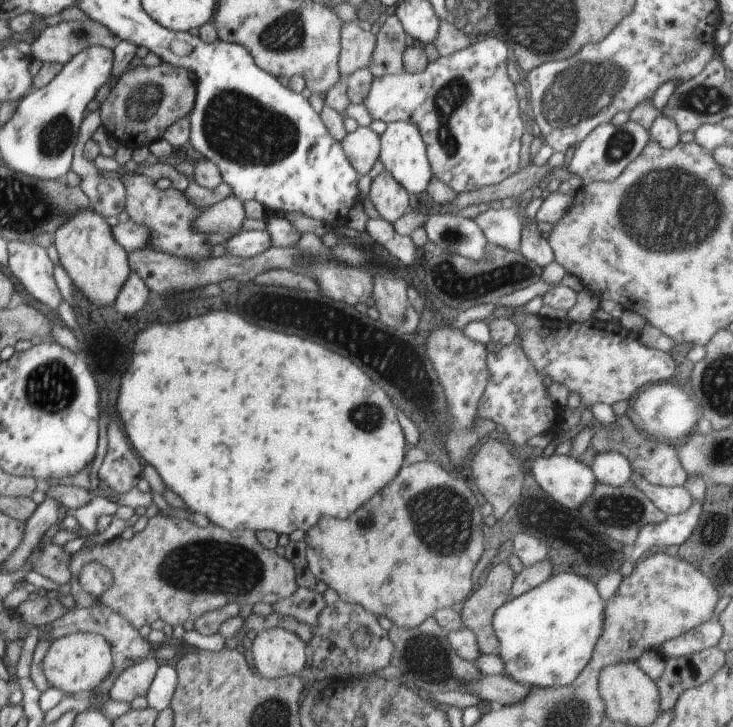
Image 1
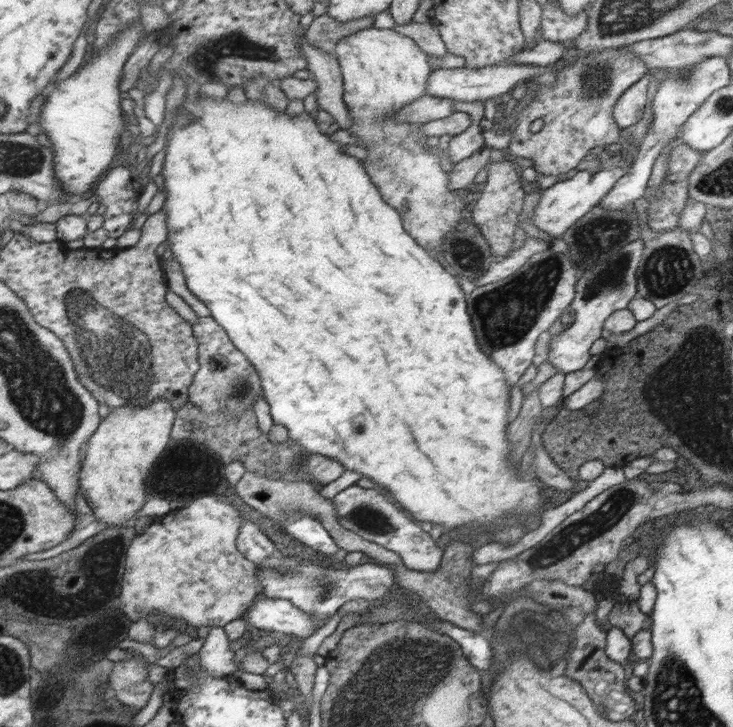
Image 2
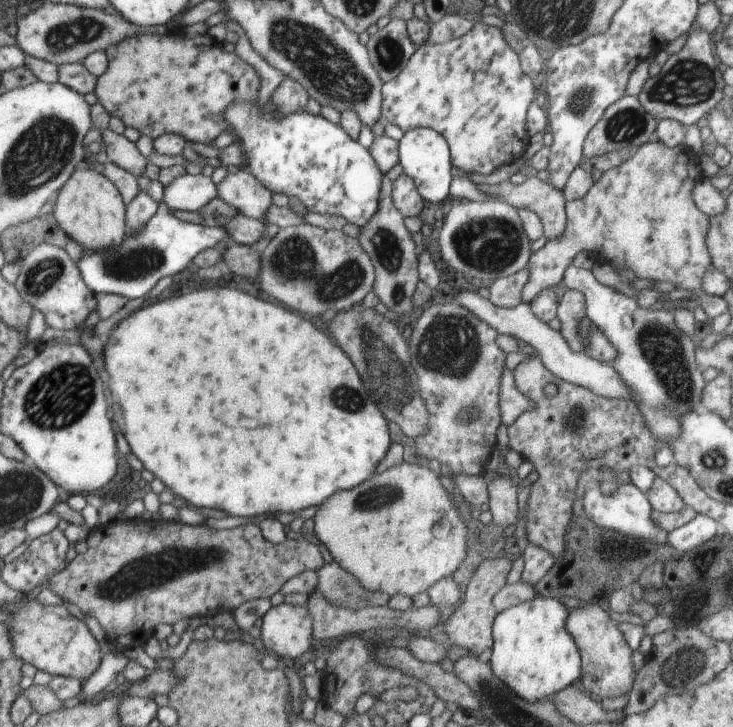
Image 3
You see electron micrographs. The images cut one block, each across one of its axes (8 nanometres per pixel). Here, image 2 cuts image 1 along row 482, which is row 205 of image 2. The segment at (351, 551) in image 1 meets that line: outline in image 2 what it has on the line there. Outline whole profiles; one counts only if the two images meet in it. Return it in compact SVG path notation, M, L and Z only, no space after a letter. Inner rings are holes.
M373 26L344 37L336 45L334 54L343 81L343 101L352 116L352 124L346 129L352 136L359 138L358 146L368 150L368 156L359 160L361 165L365 166L368 176L378 186L384 202L398 210L404 228L412 234L412 238L428 252L440 250L444 236L463 219L466 198L450 190L449 174L442 169L437 154L432 154L432 148L426 145L427 136L420 132L421 124L404 124L390 118L396 111L427 94L427 82L431 73L427 54L412 39L396 33L394 29L378 29Z

